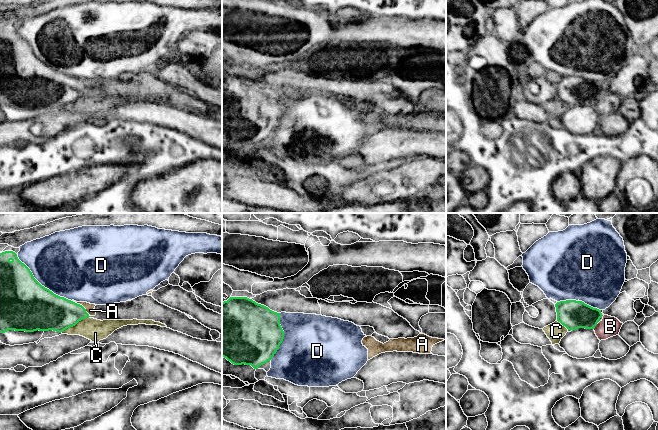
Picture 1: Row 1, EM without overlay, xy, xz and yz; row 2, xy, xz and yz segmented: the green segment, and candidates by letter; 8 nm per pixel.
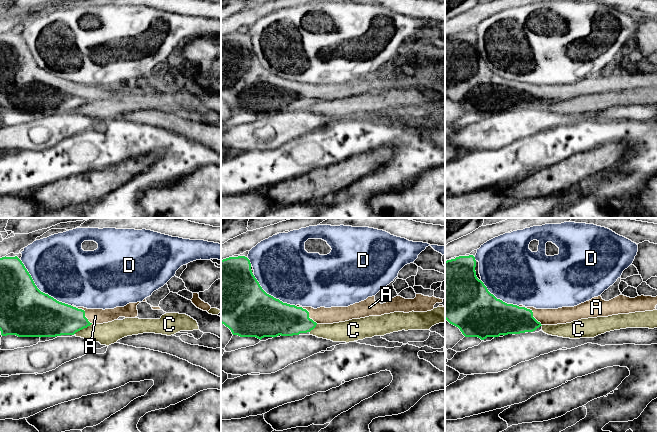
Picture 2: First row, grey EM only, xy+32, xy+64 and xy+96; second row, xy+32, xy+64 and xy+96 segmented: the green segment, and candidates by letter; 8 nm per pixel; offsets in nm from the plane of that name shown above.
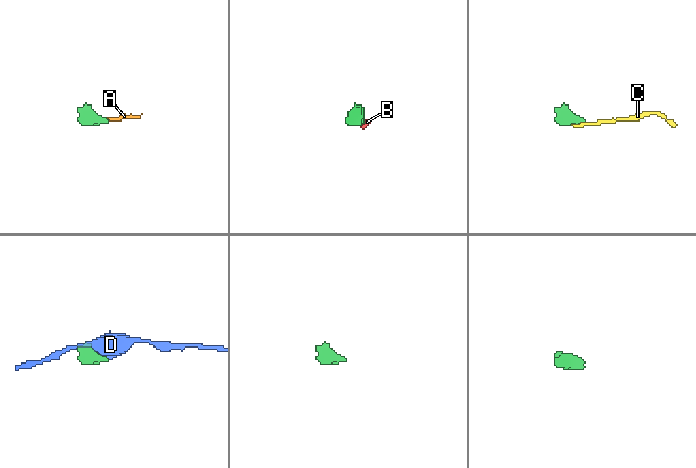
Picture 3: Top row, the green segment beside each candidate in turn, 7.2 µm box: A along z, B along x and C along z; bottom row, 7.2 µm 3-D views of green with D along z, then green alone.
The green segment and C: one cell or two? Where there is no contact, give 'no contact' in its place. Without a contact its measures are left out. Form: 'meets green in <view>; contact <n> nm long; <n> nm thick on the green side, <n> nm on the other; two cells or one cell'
meets green in xy; contact 240 nm long; 300 nm thick on the green side, 180 nm on the other; two cells

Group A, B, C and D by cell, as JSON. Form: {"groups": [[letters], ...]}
{"groups": [["A"], ["B"], ["C"], ["D"]]}

